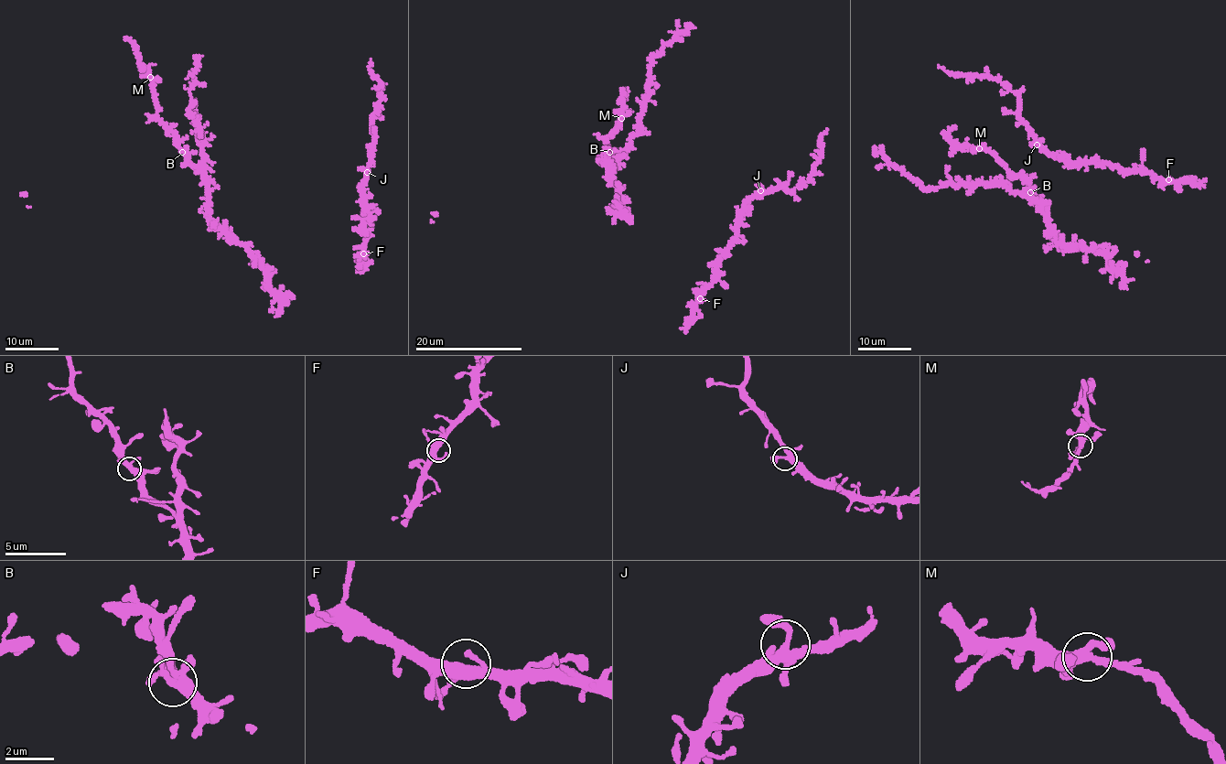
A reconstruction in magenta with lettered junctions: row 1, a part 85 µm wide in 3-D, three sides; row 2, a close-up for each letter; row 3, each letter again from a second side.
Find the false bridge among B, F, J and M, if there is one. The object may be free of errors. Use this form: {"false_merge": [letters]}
{"false_merge": []}

